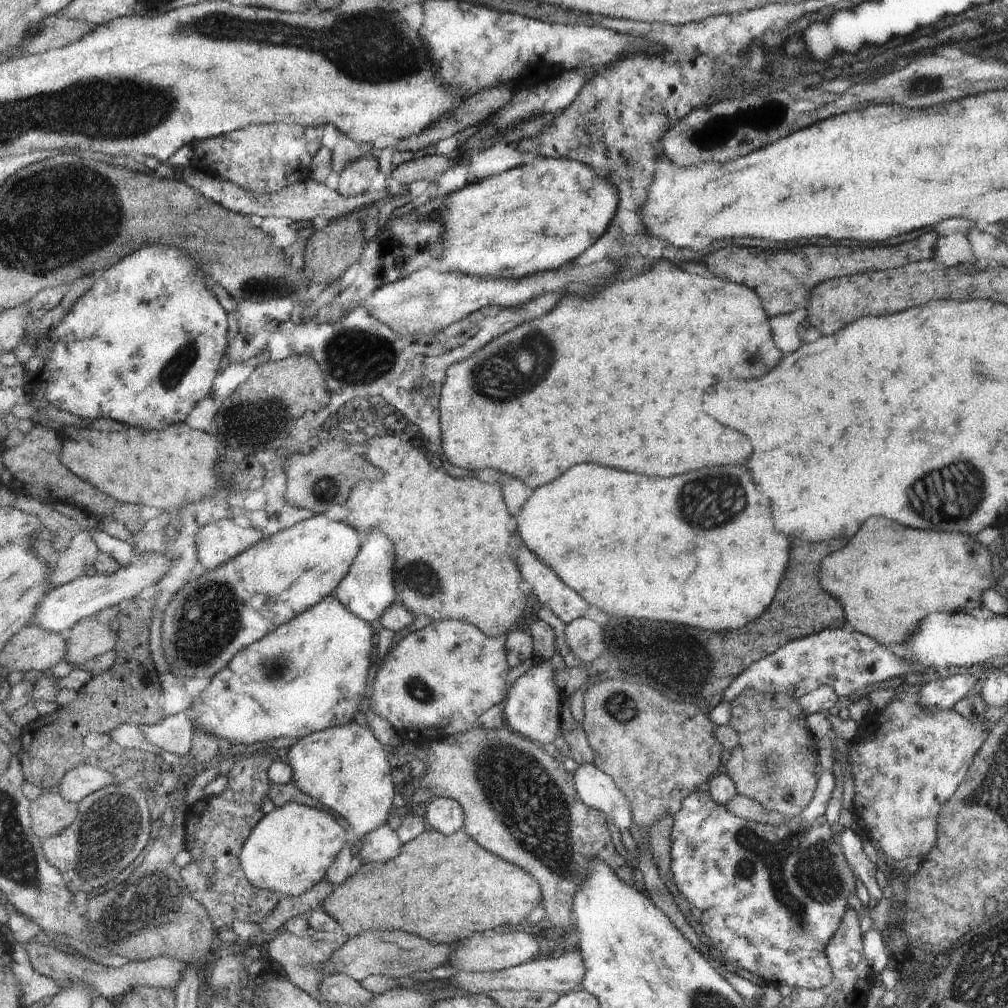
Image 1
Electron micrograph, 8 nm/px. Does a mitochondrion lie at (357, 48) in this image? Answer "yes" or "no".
yes

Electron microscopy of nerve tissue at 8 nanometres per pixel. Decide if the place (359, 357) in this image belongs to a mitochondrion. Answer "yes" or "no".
yes

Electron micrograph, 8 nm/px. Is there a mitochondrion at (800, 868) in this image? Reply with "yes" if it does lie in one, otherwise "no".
yes

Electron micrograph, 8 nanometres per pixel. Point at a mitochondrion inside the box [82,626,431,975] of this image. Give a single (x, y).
(150, 899)

